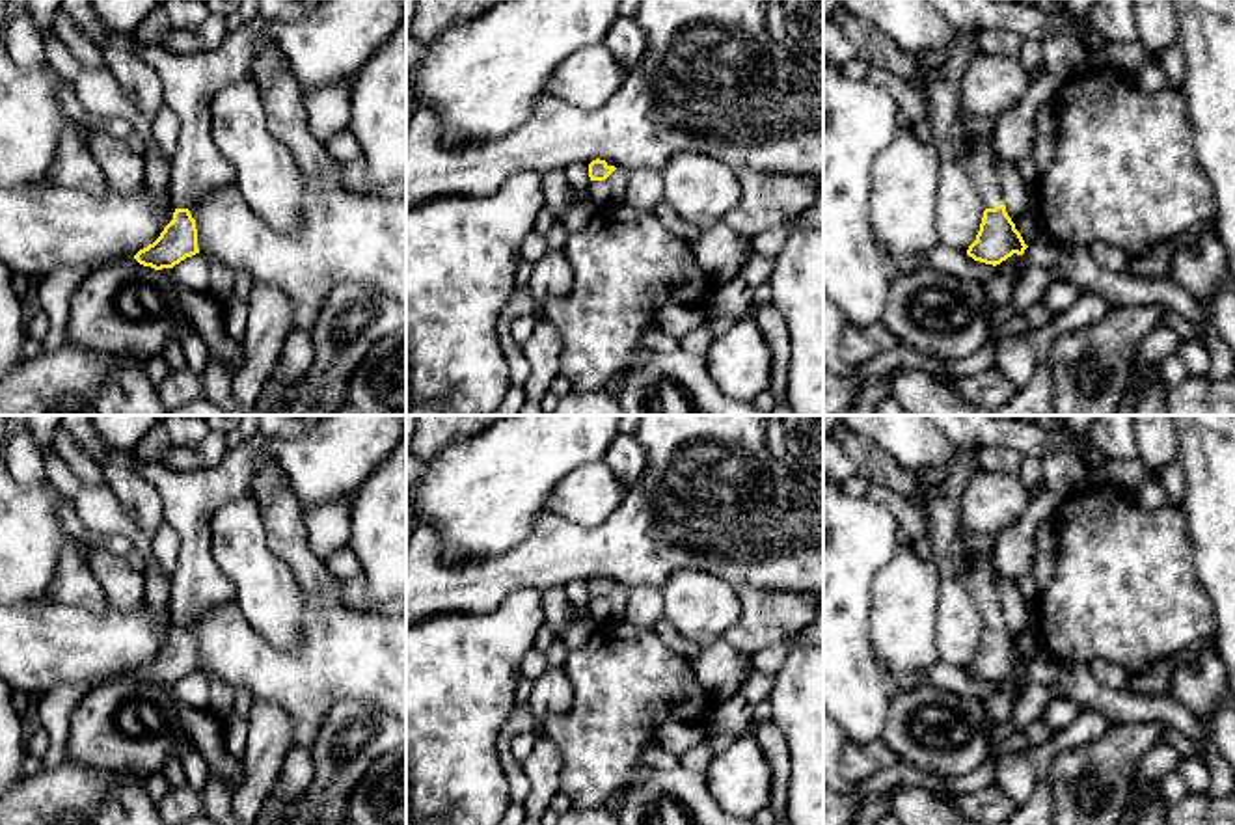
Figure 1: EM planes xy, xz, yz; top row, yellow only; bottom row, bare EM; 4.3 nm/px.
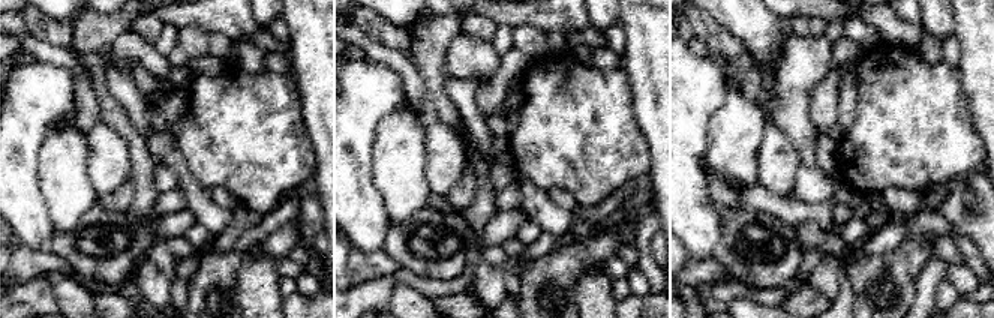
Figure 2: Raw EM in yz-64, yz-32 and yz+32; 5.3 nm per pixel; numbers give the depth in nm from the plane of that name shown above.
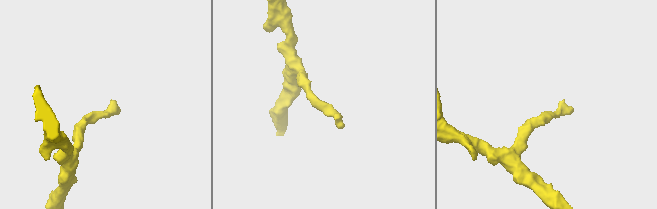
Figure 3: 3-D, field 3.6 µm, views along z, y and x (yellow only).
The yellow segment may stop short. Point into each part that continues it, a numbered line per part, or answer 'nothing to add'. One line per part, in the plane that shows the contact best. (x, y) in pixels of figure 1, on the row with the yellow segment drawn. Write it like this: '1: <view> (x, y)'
1: yz (991, 84)

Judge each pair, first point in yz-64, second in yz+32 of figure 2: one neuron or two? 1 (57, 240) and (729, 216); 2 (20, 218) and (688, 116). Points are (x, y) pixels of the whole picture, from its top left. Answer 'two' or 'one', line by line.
1: one
2: one

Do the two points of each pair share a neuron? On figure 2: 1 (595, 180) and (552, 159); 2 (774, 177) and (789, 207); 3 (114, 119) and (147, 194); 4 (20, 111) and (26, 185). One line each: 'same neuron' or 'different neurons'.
1: same neuron
2: different neurons
3: same neuron
4: same neuron

